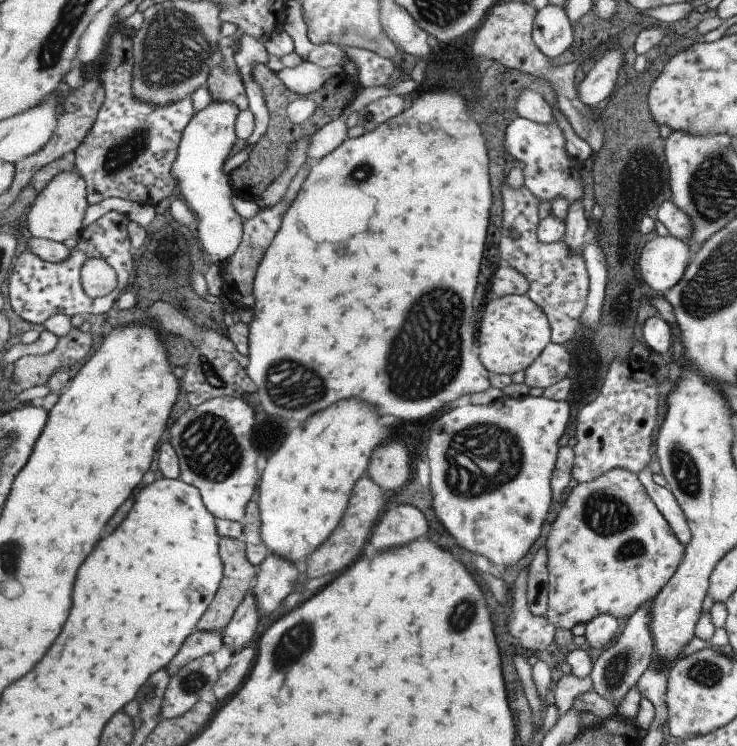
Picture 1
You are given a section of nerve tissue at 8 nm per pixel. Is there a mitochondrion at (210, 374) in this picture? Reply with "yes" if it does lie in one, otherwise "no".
yes

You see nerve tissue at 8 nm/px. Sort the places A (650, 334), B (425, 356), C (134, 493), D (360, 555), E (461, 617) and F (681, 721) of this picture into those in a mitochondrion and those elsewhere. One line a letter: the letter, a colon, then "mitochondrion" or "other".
A: other
B: mitochondrion
C: other
D: other
E: mitochondrion
F: other

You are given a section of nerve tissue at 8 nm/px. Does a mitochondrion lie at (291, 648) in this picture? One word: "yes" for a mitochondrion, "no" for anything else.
yes

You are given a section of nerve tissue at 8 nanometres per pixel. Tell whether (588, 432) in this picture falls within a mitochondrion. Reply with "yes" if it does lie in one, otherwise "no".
no

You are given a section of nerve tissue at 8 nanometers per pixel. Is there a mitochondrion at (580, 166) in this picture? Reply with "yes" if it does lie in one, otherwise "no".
no

